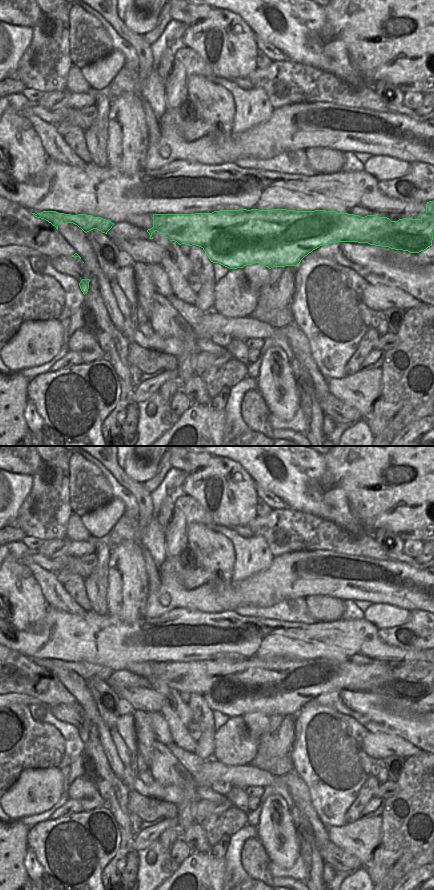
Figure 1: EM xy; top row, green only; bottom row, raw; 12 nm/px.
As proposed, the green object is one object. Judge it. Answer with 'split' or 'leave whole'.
split

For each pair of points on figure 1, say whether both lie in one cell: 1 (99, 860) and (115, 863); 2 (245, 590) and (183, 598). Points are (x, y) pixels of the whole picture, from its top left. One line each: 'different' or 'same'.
1: different
2: same

